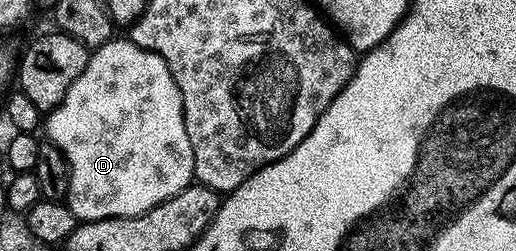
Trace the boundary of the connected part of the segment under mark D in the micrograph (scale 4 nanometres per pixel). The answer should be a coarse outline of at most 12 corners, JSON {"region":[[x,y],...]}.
{"region":[[116,38],[46,113],[80,222],[195,180],[181,90]]}

